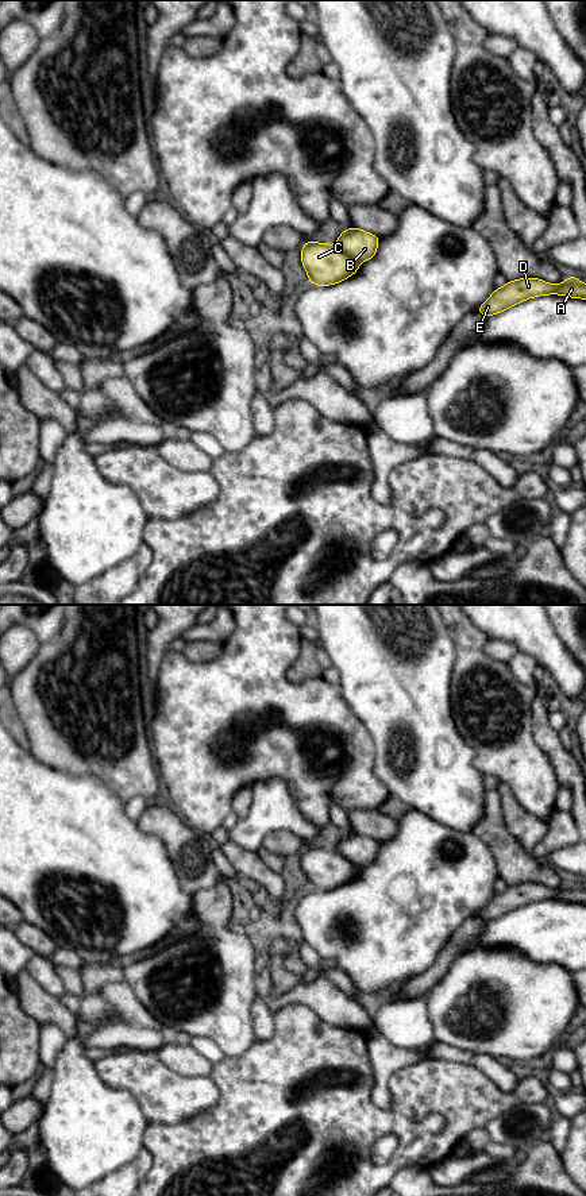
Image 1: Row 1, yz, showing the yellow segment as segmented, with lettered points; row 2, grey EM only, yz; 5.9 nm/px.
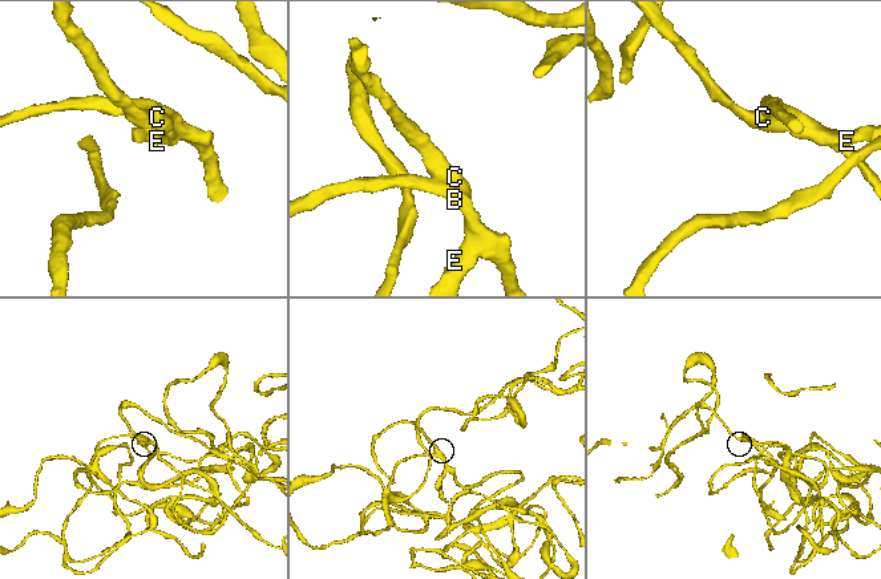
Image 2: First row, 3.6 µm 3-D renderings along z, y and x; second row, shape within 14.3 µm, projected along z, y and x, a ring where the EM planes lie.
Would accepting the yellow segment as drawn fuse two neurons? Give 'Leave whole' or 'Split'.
Leave whole

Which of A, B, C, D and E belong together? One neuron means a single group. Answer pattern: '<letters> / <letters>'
A B C D E

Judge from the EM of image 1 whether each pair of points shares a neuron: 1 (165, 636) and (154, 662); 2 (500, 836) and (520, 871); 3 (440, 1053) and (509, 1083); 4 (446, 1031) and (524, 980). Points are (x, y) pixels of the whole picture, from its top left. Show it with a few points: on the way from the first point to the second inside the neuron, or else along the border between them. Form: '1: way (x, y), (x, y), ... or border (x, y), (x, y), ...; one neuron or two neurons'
1: way (158, 643), (154, 655); one neuron
2: way (504, 844), (515, 863); one neuron
3: way (458, 1056), (481, 1061), (492, 1068); one neuron
4: way (453, 1006), (470, 983), (480, 979), (498, 980); one neuron

